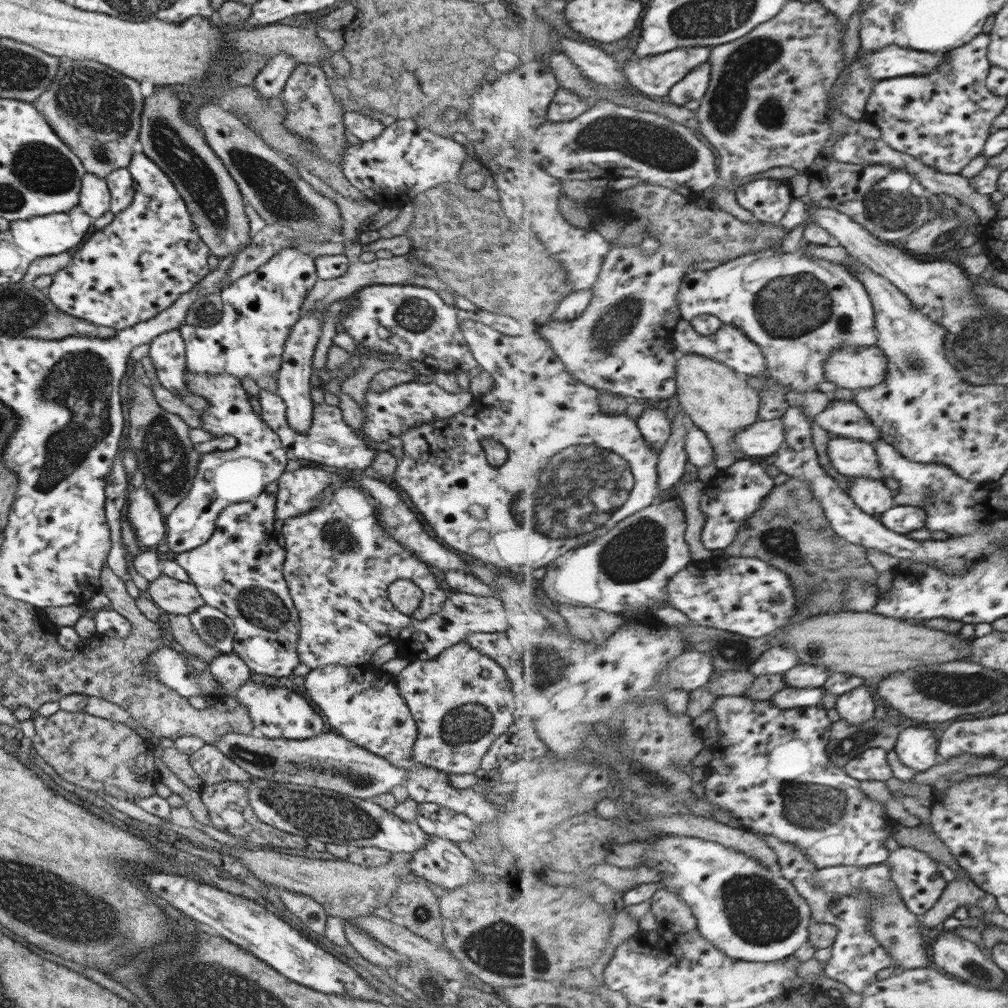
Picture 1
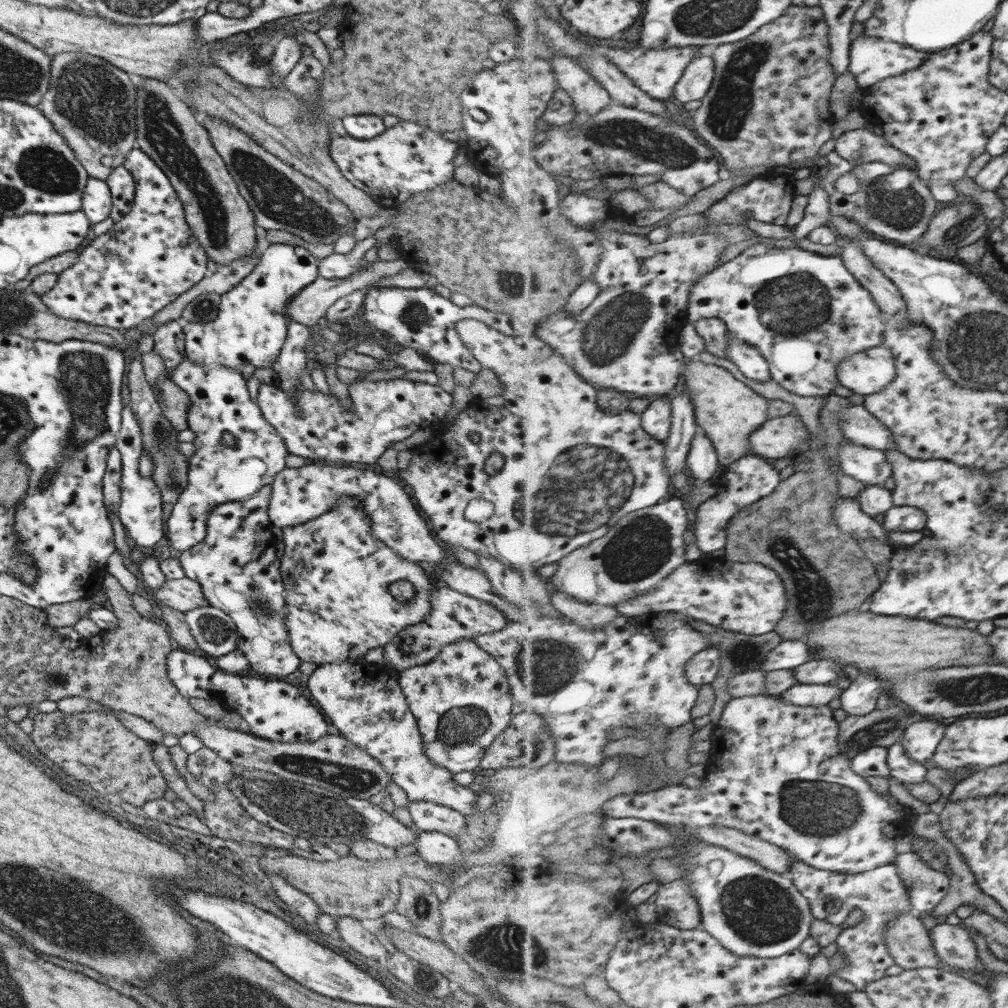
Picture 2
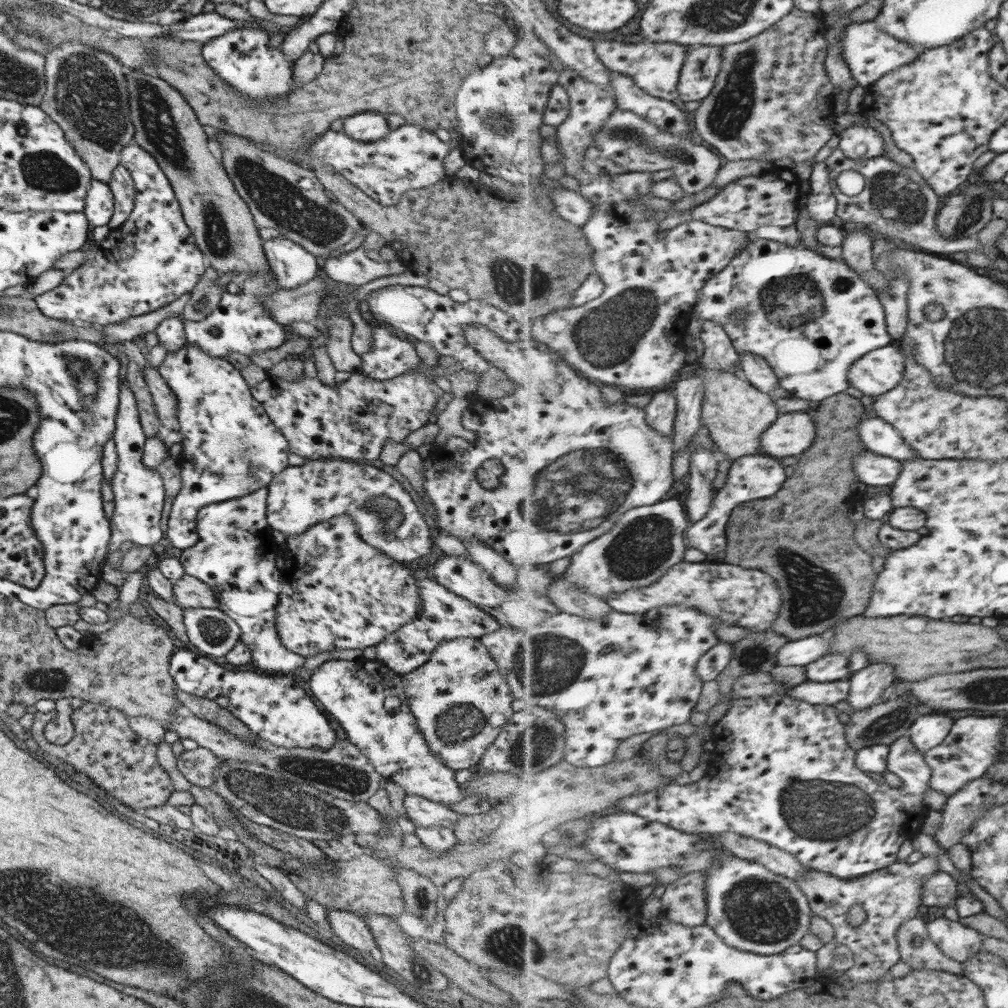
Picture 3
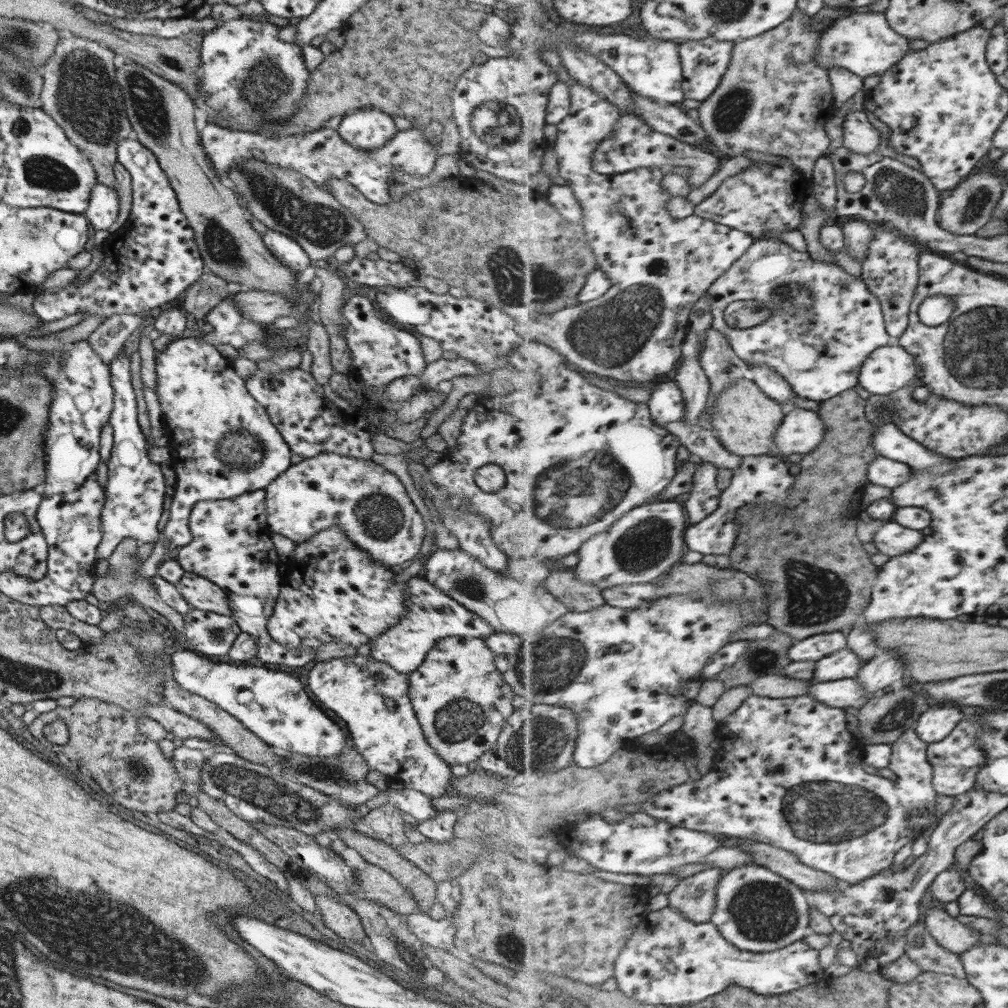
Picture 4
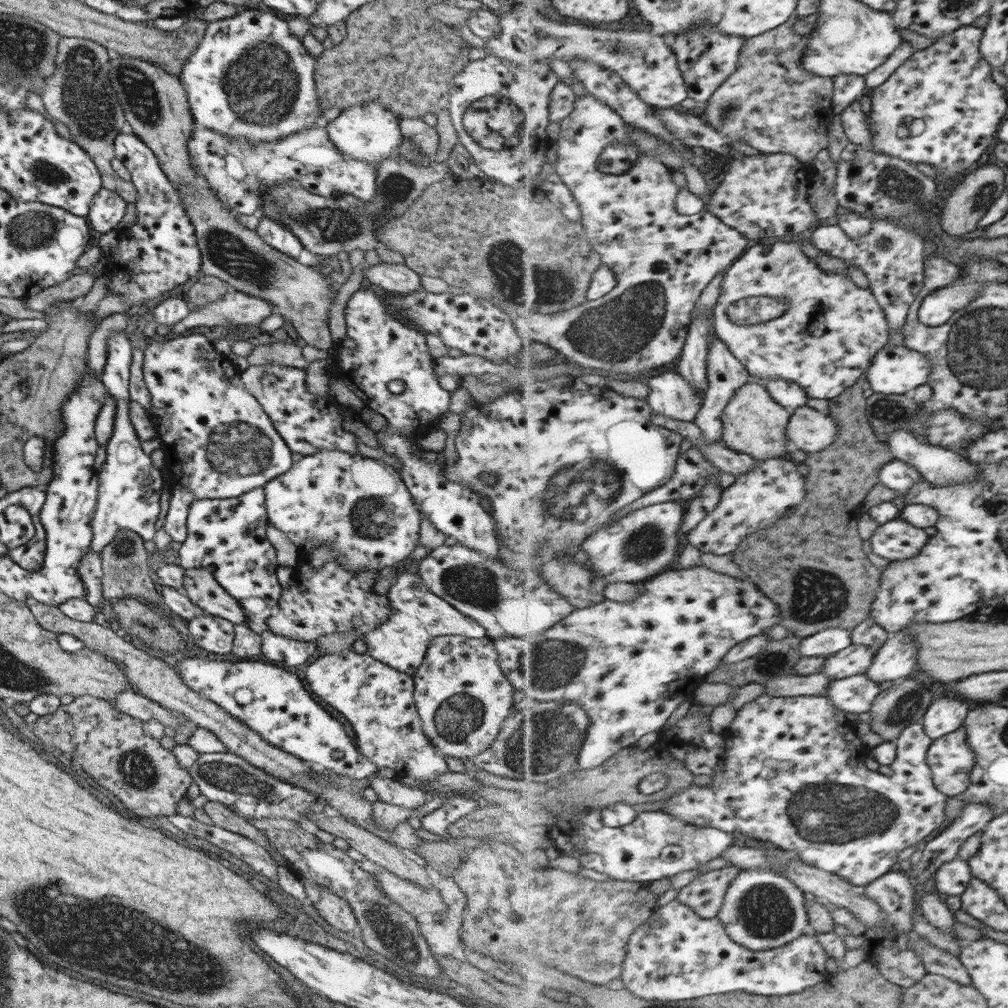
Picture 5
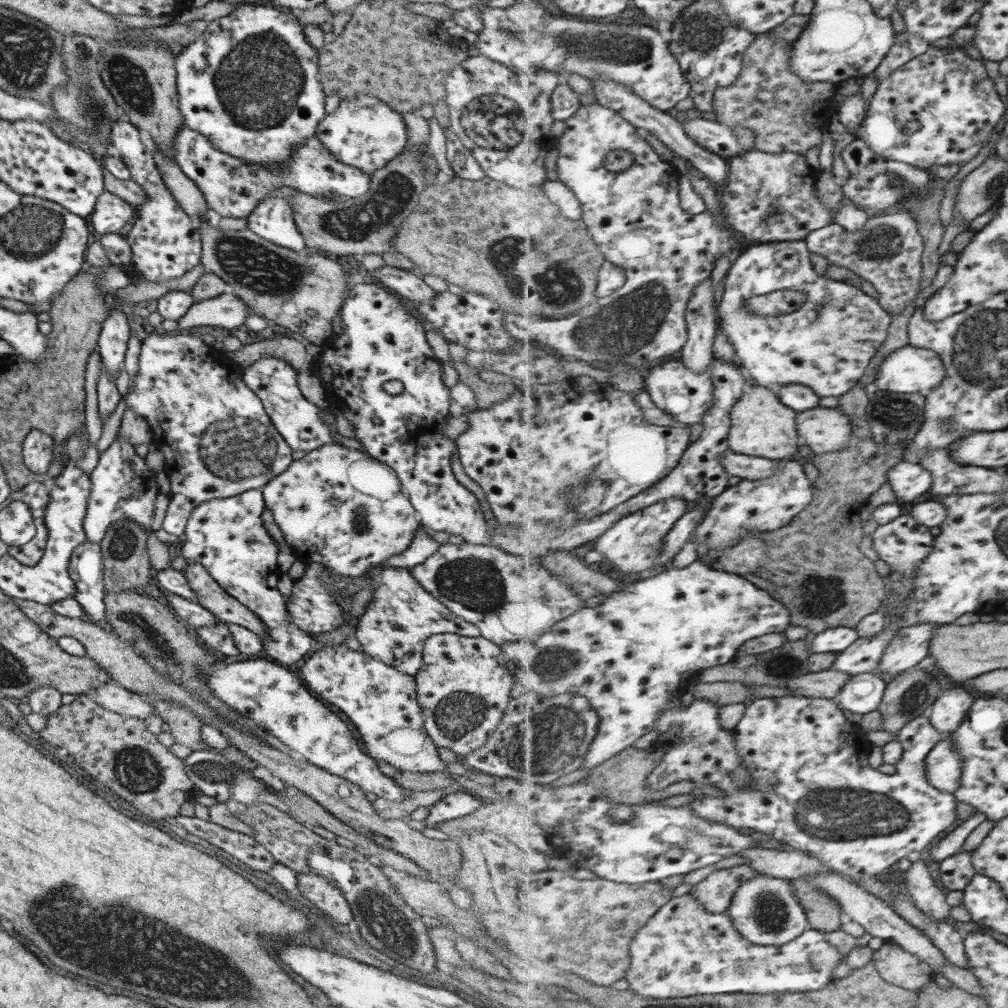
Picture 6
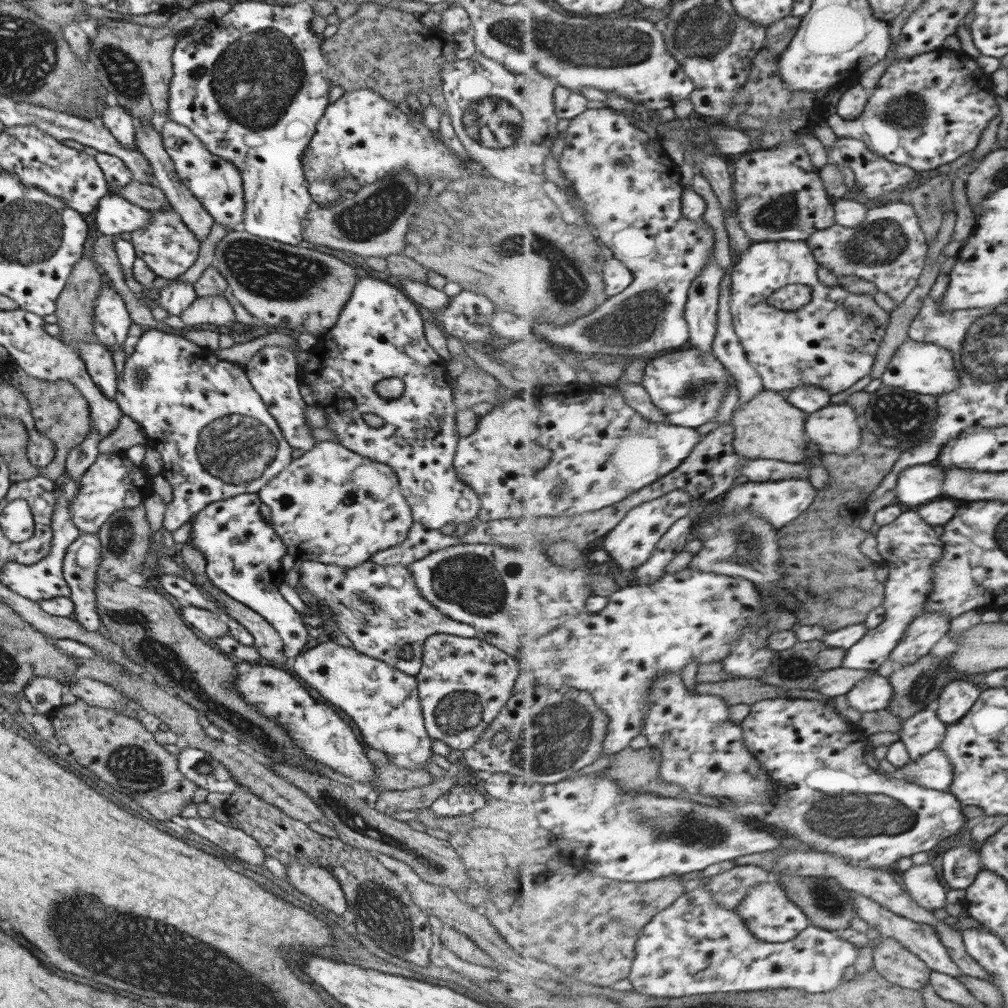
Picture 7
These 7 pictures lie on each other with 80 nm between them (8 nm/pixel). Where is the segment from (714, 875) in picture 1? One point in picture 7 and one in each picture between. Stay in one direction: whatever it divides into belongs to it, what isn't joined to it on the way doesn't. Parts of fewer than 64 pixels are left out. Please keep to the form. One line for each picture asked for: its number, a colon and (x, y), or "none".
2: (753, 911)
3: (753, 909)
4: (757, 910)
5: (763, 910)
6: (766, 910)
7: (771, 915)

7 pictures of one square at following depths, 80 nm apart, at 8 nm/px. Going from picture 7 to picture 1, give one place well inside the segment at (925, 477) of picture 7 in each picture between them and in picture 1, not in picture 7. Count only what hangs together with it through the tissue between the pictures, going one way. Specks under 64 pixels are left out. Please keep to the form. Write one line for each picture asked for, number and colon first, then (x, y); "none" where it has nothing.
1: (852, 458)
2: (871, 467)
3: (872, 469)
4: (883, 471)
5: (901, 477)
6: (911, 482)

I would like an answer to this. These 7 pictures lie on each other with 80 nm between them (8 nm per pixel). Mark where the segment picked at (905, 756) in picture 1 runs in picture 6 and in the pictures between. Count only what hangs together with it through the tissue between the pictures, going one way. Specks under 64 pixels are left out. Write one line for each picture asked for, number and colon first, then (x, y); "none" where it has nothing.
2: (921, 740)
3: (928, 731)
4: (937, 723)
5: (946, 714)
6: (948, 712)

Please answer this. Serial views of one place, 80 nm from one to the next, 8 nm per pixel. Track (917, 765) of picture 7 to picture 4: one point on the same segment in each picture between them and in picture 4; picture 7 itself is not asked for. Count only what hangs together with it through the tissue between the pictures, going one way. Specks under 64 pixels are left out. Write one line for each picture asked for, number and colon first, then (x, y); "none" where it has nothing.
4: (957, 759)
5: (951, 758)
6: (945, 764)

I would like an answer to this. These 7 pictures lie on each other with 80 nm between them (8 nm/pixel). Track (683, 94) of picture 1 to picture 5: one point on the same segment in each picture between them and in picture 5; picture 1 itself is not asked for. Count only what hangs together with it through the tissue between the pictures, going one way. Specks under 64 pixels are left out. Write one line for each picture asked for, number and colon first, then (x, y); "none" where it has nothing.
2: (699, 77)
3: (699, 76)
4: (704, 62)
5: (707, 60)

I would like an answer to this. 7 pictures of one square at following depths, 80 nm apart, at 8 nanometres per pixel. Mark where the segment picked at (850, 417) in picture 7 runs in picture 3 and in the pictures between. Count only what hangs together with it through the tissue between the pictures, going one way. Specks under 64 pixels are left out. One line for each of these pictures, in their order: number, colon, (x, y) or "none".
3: (793, 434)
4: (803, 431)
5: (812, 431)
6: (824, 430)

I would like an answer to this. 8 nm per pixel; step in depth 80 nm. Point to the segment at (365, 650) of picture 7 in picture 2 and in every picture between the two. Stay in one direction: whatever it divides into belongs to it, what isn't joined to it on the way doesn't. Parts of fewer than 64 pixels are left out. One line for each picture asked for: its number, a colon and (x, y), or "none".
2: (453, 616)
3: (443, 615)
4: (431, 615)
5: (417, 616)
6: (400, 616)

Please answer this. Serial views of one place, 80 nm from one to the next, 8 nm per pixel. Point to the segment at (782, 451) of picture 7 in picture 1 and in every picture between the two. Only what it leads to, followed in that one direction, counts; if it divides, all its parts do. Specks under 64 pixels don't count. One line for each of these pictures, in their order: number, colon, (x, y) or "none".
1: (718, 400)
2: (729, 412)
3: (736, 414)
4: (745, 419)
5: (755, 424)
6: (763, 426)

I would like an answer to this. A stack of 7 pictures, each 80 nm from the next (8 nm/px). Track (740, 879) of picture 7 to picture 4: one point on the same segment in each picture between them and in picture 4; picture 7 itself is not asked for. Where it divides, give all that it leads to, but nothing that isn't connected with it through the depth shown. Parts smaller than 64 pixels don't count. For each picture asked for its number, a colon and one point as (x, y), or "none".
4: (695, 896)
5: (706, 894)
6: (717, 891)

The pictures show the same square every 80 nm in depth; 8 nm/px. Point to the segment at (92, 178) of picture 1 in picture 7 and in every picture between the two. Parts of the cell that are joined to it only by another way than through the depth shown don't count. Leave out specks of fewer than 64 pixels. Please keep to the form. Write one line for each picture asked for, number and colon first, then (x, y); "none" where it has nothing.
2: (95, 200)
3: (98, 200)
4: (102, 206)
5: (105, 210)
6: (110, 213)
7: (113, 214)

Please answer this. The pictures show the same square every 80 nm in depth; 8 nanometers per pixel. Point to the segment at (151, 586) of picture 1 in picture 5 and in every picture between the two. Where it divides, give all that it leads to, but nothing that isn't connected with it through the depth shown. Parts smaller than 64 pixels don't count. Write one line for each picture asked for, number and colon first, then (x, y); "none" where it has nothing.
2: (183, 594)
3: (188, 592)
4: (199, 593)
5: (200, 588)

